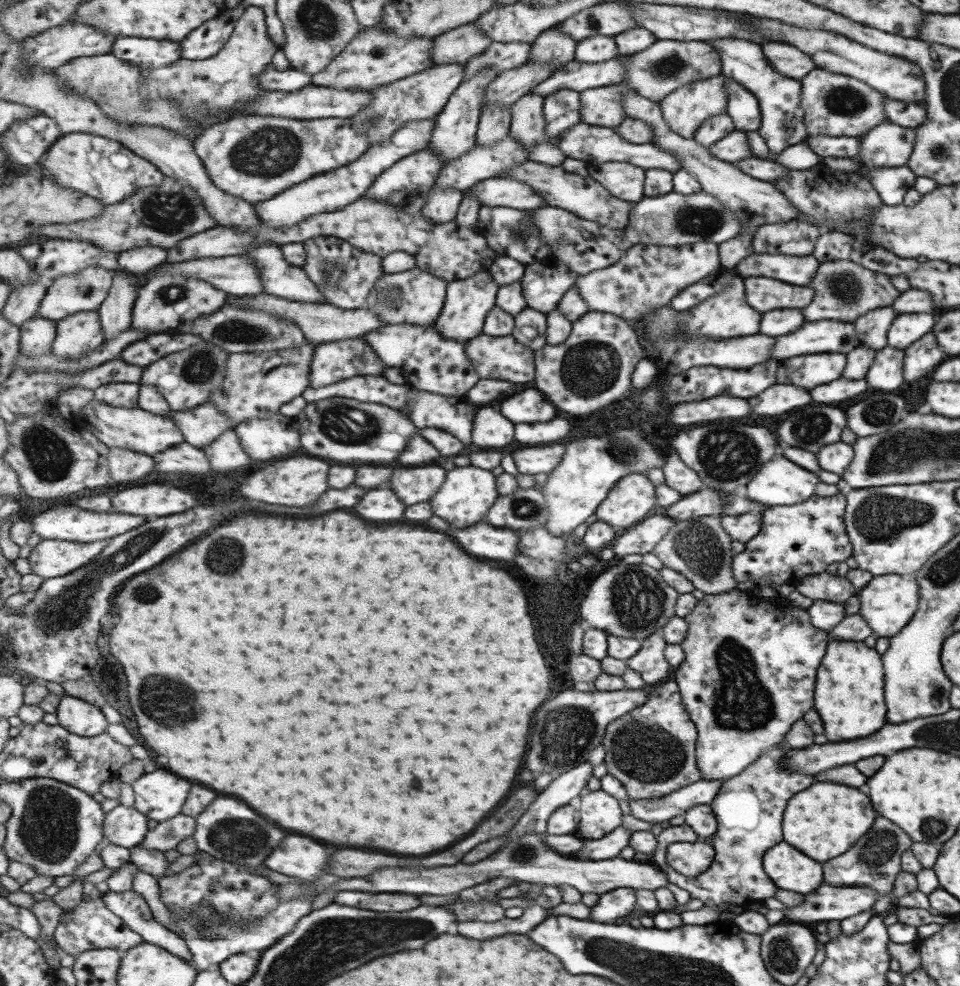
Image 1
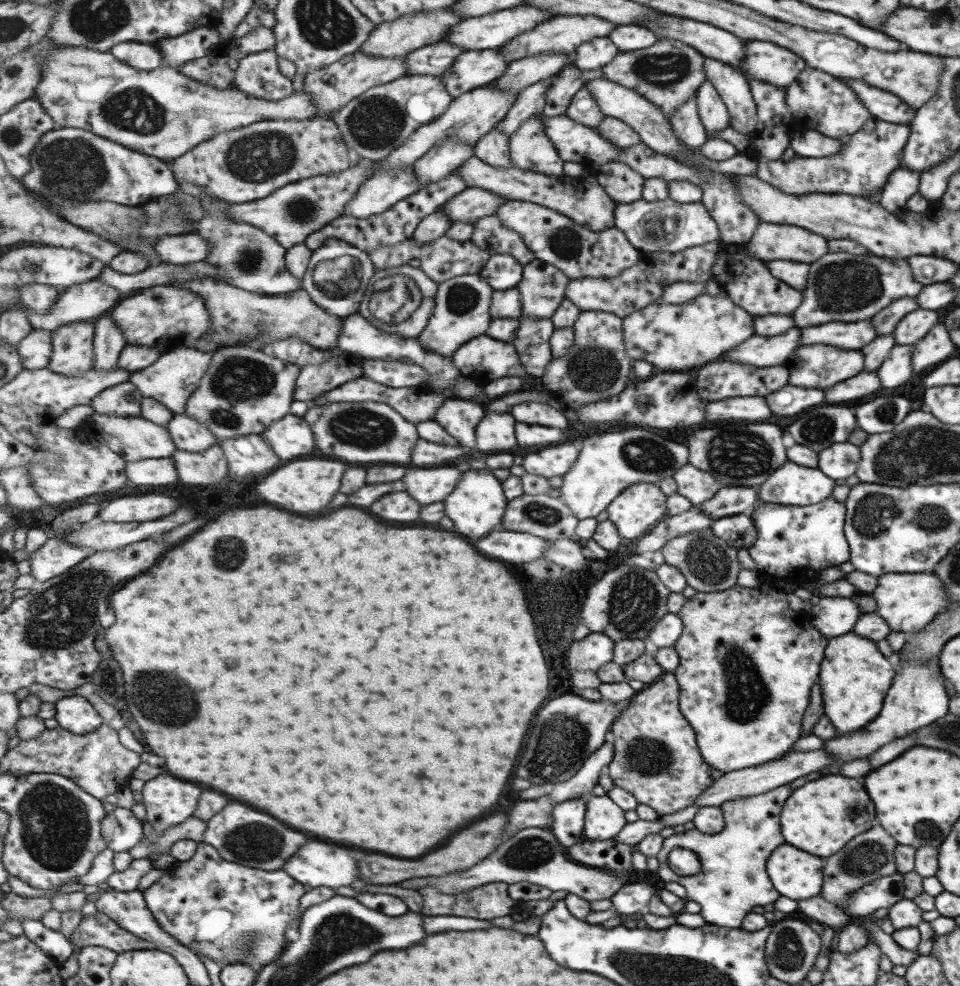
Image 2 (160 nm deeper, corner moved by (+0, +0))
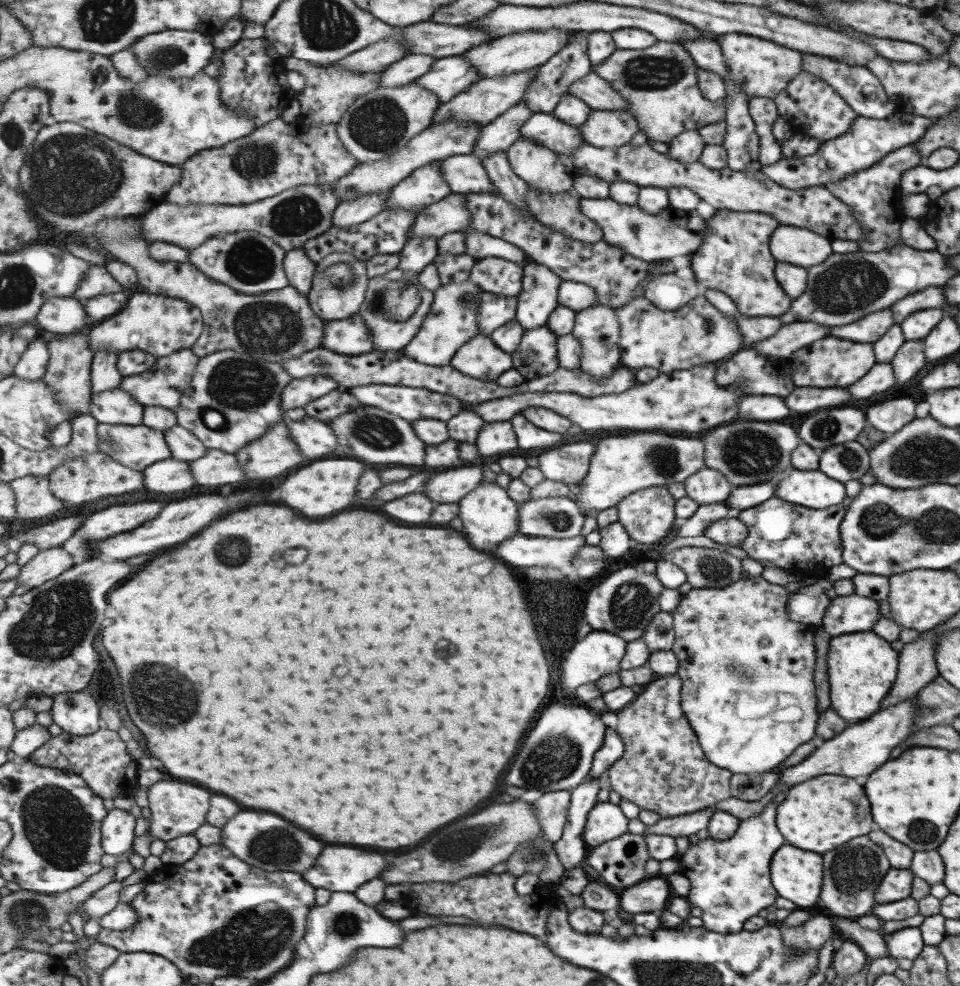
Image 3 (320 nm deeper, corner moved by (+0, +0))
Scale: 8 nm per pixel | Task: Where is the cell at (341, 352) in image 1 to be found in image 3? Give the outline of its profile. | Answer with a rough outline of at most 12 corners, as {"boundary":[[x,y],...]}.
{"boundary":[[329,376],[293,380],[284,390],[285,411],[306,407],[339,384]]}

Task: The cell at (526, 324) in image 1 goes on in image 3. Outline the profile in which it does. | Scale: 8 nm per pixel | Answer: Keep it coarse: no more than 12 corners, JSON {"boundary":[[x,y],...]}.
{"boundary":[[547,325],[527,330],[513,356],[531,380],[560,367]]}

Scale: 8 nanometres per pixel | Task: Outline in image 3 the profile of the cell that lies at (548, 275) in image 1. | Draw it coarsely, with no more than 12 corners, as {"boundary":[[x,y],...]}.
{"boundary":[[524,264],[516,319],[526,330],[546,326],[560,305],[561,276]]}

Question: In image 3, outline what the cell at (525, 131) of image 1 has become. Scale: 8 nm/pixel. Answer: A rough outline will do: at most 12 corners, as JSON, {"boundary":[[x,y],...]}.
{"boundary":[[521,138],[507,153],[530,186],[574,192],[575,177],[556,151]]}

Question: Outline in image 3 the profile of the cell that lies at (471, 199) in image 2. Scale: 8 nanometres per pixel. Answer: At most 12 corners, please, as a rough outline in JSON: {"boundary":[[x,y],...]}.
{"boundary":[[452,192],[417,215],[408,238],[470,227],[467,194]]}

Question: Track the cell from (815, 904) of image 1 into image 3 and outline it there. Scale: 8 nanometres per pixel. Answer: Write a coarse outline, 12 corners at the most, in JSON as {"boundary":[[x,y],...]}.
{"boundary":[[889,867],[874,905],[909,897],[911,869]]}

